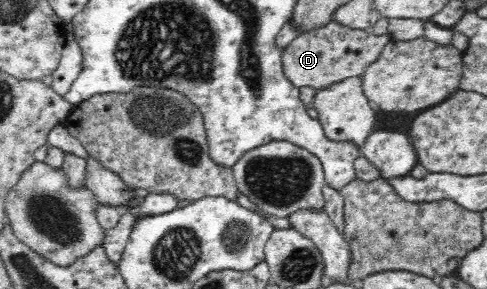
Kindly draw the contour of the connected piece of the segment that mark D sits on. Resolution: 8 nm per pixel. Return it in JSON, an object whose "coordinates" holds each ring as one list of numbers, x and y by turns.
{"coordinates":[[332,20,323,27,300,33,283,49,283,71,298,88,311,86,318,92,347,78,362,76,365,68,378,60,390,41,392,38,388,33,372,34,370,30,356,30]]}

